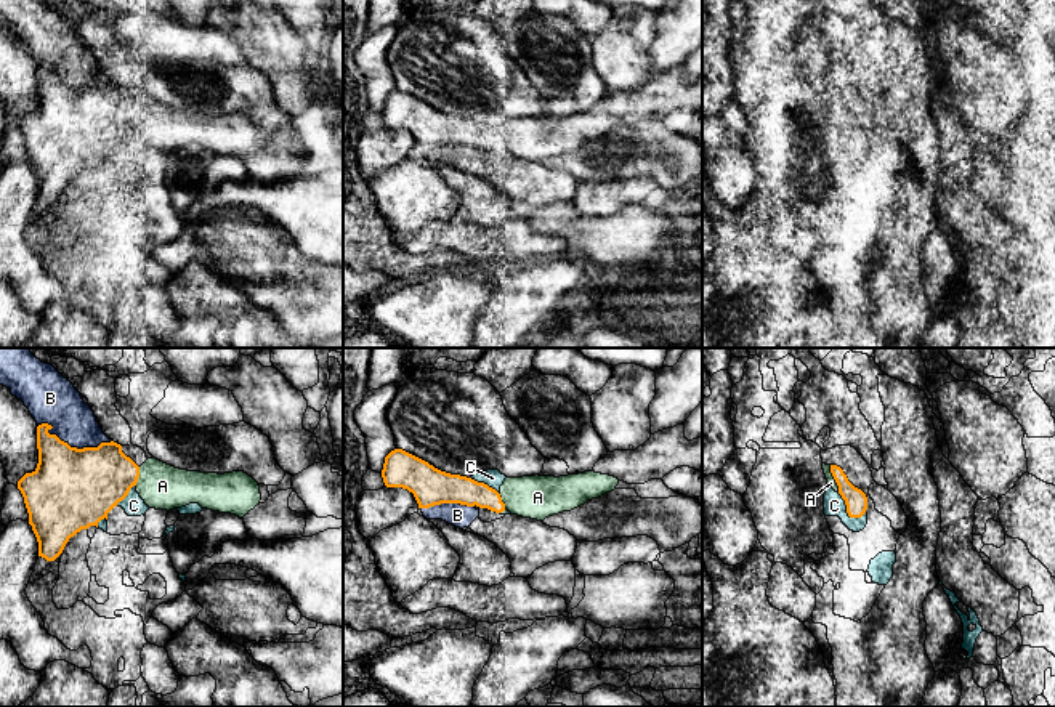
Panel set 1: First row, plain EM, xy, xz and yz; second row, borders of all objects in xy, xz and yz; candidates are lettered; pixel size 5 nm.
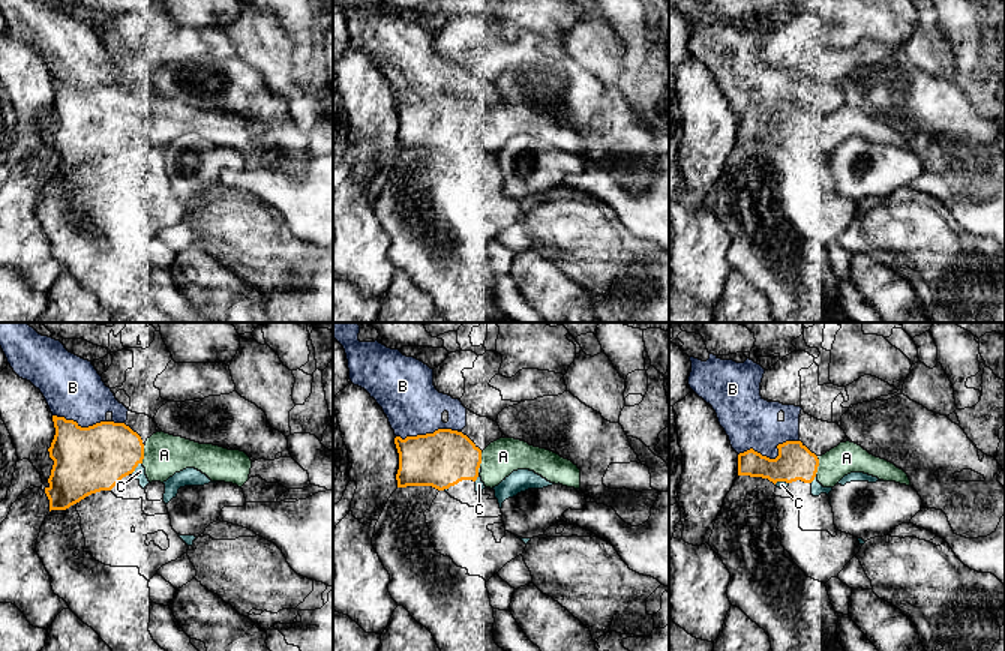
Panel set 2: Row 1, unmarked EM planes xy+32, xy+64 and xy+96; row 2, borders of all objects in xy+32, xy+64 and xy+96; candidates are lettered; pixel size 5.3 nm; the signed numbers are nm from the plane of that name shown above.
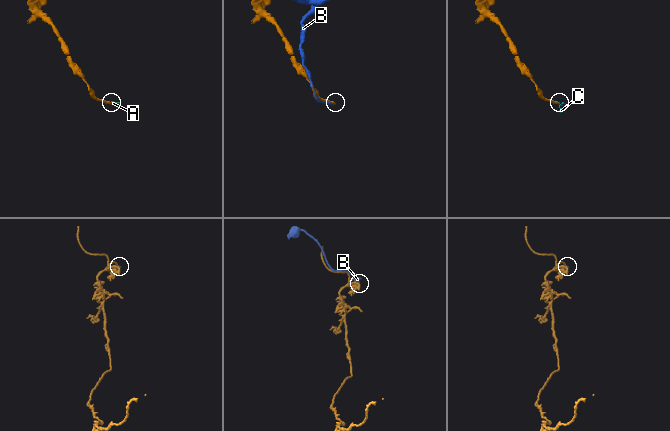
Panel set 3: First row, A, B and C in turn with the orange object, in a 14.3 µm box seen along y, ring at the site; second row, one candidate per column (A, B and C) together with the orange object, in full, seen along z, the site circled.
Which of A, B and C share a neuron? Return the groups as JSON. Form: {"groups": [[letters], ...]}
{"groups": [["A"], ["B", "C"]]}

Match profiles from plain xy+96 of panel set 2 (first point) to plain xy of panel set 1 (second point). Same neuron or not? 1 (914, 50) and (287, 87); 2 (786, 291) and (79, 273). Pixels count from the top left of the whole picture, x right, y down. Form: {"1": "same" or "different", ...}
{"1": "same", "2": "same"}

